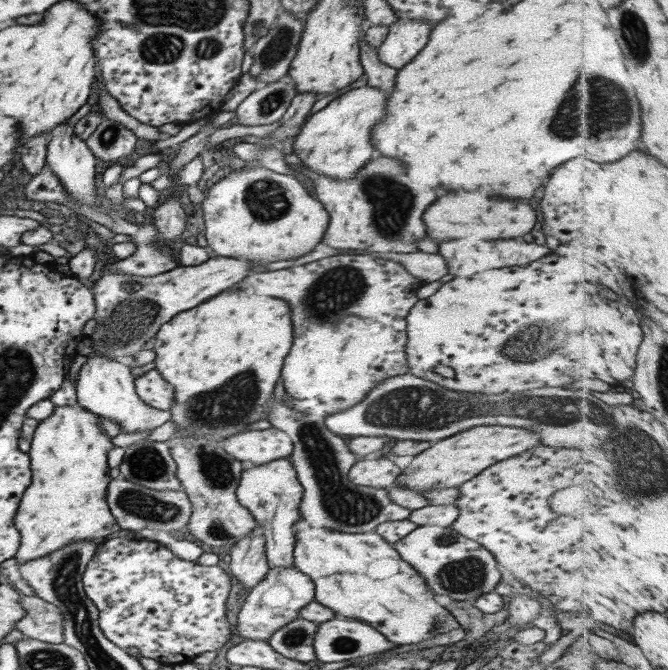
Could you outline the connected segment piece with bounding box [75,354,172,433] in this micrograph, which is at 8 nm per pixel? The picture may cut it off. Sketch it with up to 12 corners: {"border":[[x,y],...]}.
{"border":[[88,355],[77,404],[121,432],[154,430],[170,411],[146,404],[129,363]]}

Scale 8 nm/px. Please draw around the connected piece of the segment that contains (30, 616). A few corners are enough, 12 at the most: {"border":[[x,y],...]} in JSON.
{"border":[[21,596],[25,617],[15,624],[23,636],[64,643],[61,611]]}

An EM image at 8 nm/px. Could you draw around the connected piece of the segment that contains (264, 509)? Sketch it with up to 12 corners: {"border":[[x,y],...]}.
{"border":[[290,456],[242,471],[268,565],[295,567],[303,486]]}

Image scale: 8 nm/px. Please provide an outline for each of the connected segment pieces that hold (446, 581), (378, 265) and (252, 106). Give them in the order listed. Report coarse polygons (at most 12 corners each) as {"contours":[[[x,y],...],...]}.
{"contours":[[[450,527],[392,546],[430,589],[476,600],[502,581],[495,557]],[[381,255],[268,272],[292,308],[292,398],[409,372],[421,280]],[[289,75],[249,94],[238,125],[282,119],[297,90]]]}

